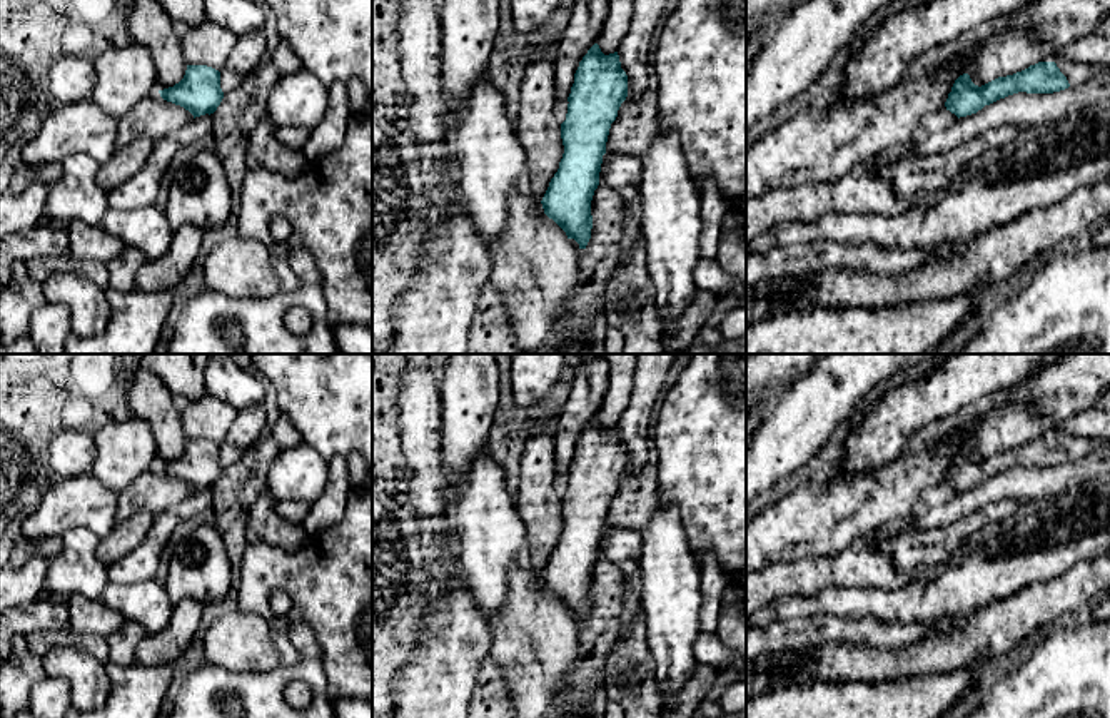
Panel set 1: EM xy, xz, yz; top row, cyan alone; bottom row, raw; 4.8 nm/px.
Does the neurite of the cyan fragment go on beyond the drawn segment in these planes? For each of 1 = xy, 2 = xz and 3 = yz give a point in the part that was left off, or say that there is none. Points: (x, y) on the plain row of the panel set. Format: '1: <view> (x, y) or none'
1: none
2: none
3: yz (1077, 448)

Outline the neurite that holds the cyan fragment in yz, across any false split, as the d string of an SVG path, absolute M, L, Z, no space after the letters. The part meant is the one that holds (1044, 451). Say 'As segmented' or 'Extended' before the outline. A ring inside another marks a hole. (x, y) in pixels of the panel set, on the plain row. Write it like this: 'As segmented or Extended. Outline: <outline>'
Extended. Outline: M1068 434L1057 437L1038 436L1013 449L998 451L981 461L975 459L968 447L963 447L955 454L945 481L960 493L1018 466L1053 468L1068 461L1083 459L1105 444L1107 441L1102 439Z

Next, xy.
As segmented. Outline: M187 439L184 453L159 468L164 474L189 484L194 493L210 489L224 473L220 446L207 439Z

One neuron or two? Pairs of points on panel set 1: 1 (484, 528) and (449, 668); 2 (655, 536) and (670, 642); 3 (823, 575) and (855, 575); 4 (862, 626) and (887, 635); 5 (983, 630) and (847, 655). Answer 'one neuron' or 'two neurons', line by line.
1: two neurons
2: one neuron
3: one neuron
4: one neuron
5: one neuron

